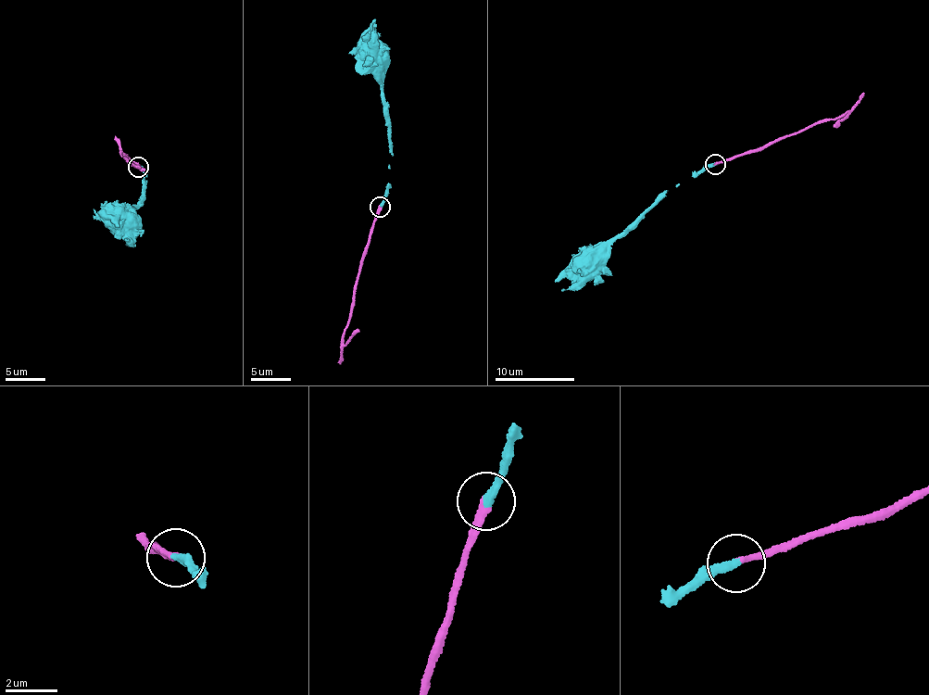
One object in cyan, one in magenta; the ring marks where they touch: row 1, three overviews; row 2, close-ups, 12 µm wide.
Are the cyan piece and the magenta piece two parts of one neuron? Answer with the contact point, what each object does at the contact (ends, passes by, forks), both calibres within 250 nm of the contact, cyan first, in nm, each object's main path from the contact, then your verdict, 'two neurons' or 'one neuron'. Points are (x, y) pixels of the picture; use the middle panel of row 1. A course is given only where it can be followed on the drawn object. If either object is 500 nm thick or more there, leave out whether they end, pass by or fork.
place (380, 207); cyan ends; magenta ends; calibres 360 and 300 nm; course cyan (381, 207), (389, 183), (388, 167), (392, 151), (381, 87), (371, 60), (372, 55); course magenta (381, 207), (357, 282), (345, 344), (360, 332); one neuron

